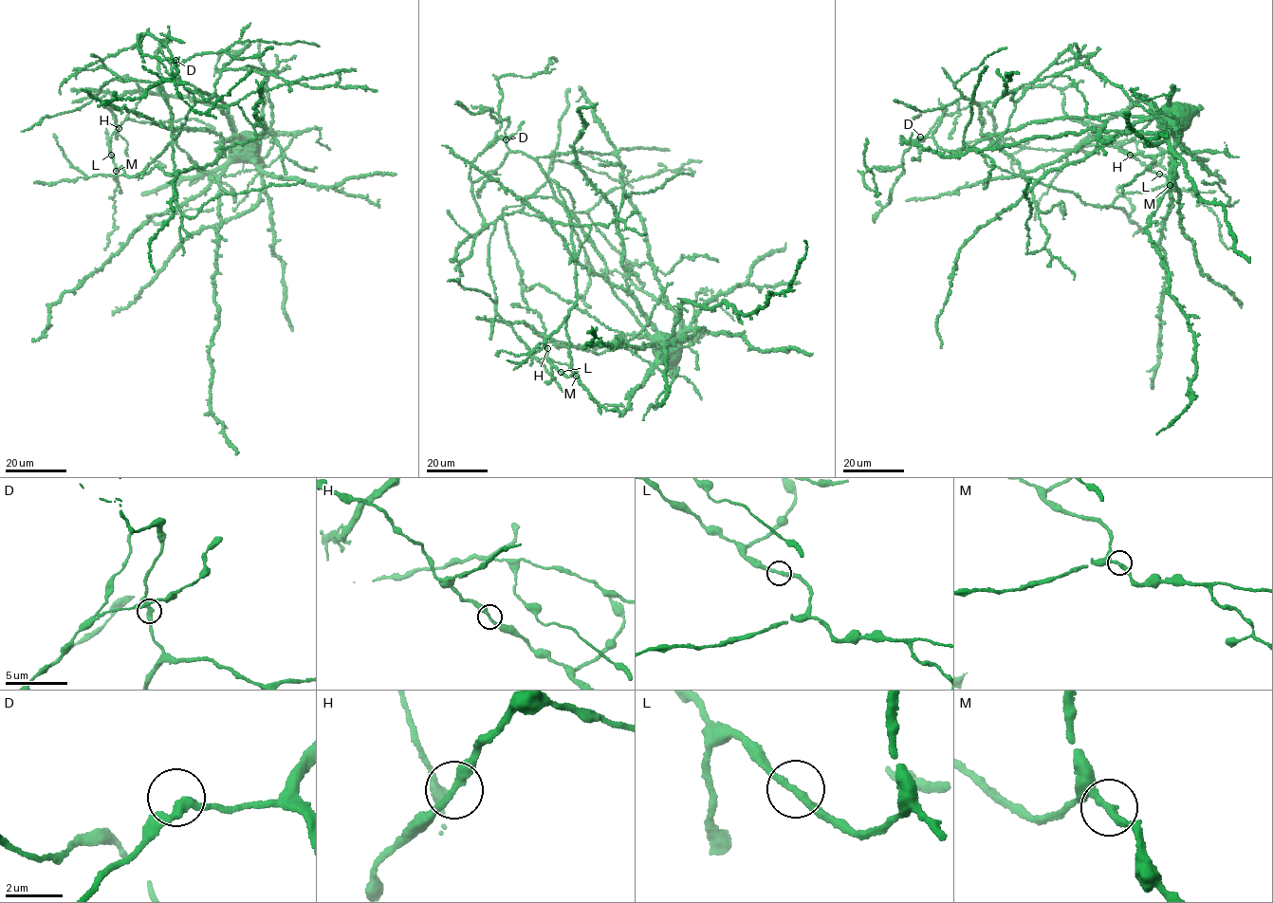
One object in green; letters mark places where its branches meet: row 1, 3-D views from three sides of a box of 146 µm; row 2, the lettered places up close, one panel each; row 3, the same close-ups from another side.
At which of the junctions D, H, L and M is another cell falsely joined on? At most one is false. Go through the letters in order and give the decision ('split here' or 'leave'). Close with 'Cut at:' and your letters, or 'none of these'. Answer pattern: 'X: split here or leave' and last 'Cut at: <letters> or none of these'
D: leave
H: leave
L: leave
M: leave
Cut at: none of these

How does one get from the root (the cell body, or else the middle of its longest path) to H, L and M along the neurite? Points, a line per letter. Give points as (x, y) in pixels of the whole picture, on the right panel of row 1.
H: (1165, 117), (1045, 119), (975, 145), (988, 165), (1103, 208), (1167, 182), (1130, 155)
L: (1165, 117), (1045, 119), (975, 145), (988, 165), (1103, 208), (1127, 193), (1163, 186), (1168, 177), (1159, 174)
M: (1165, 117), (1032, 121), (994, 133), (975, 148), (988, 165), (1097, 206), (1169, 185)

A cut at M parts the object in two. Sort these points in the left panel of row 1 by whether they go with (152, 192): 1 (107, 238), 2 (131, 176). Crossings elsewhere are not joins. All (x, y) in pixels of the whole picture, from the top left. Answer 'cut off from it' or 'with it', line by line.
1: cut off from it
2: with it

